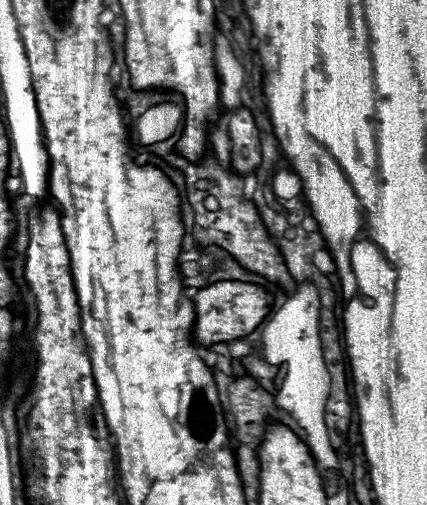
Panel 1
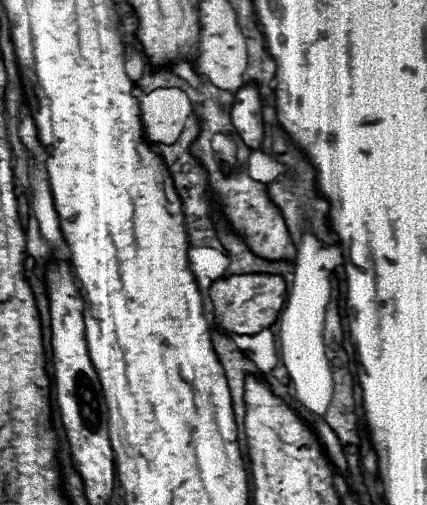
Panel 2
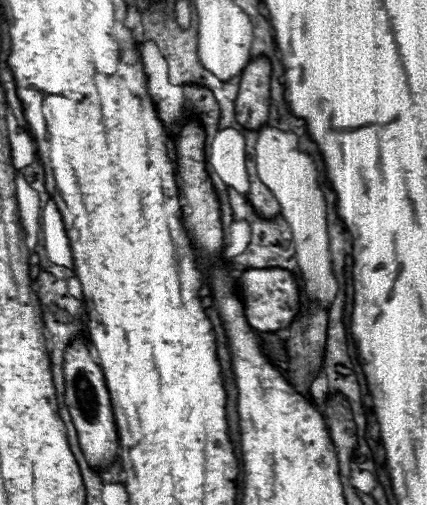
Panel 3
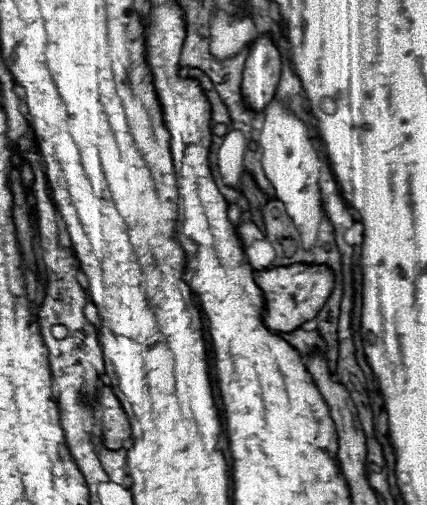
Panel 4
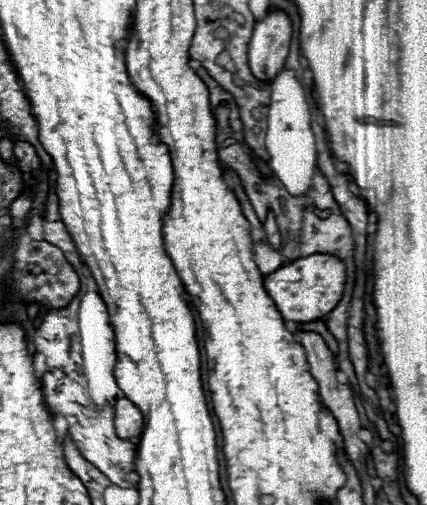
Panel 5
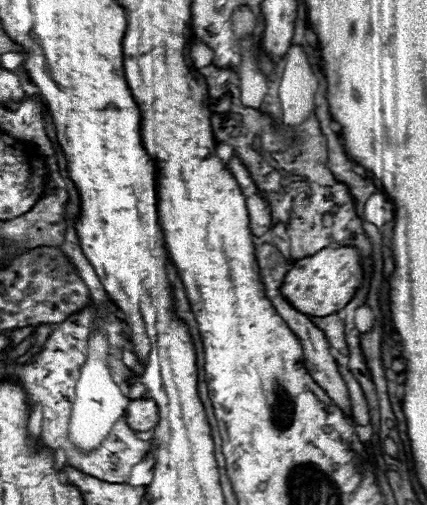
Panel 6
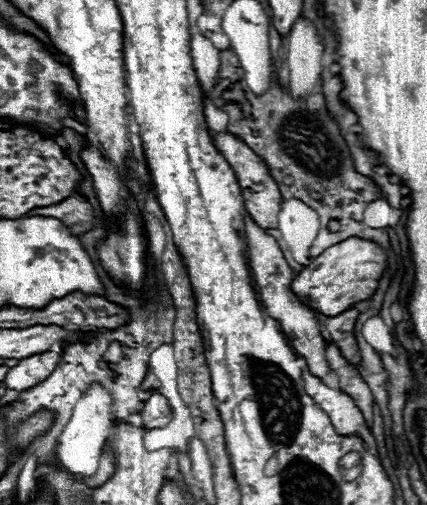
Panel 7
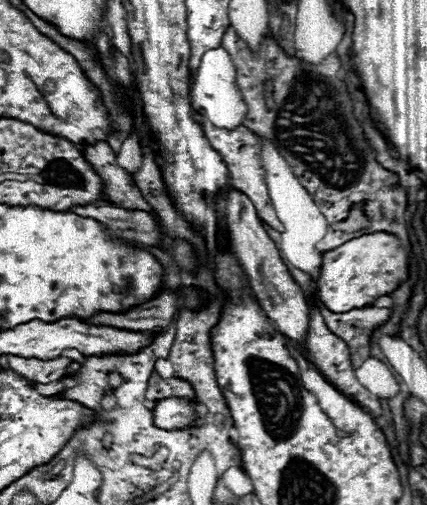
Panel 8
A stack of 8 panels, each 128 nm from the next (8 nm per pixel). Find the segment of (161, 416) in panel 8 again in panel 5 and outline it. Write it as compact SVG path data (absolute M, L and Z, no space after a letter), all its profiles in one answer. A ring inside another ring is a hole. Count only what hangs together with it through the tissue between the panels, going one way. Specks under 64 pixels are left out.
M118 398L114 402L114 424L116 424L116 436L120 440L130 440L134 436L140 436L142 432L142 412L126 398Z

